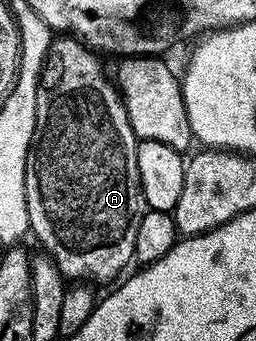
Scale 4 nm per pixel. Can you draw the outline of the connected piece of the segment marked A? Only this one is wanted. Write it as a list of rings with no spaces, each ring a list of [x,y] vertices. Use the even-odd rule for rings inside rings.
[[[76,38],[52,41],[38,82],[35,130],[25,163],[29,232],[37,235],[62,276],[73,282],[116,281],[134,259],[135,234],[139,234],[139,222],[147,210],[137,165],[139,141],[118,85],[104,76],[100,59],[94,49]]]

